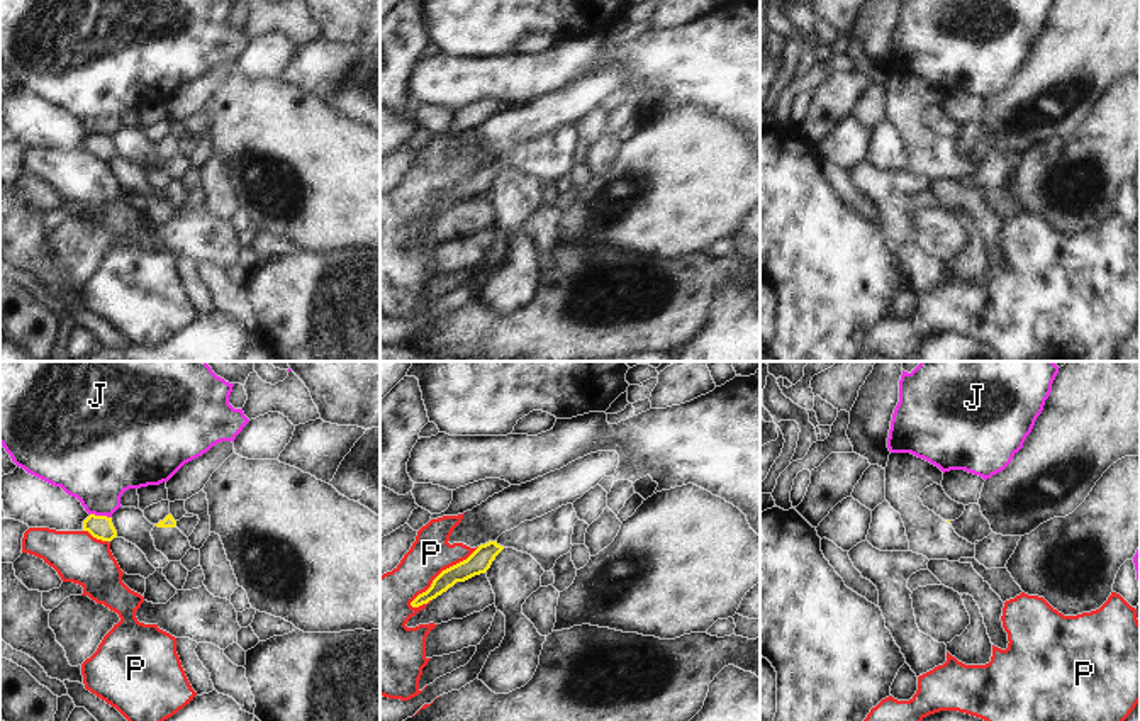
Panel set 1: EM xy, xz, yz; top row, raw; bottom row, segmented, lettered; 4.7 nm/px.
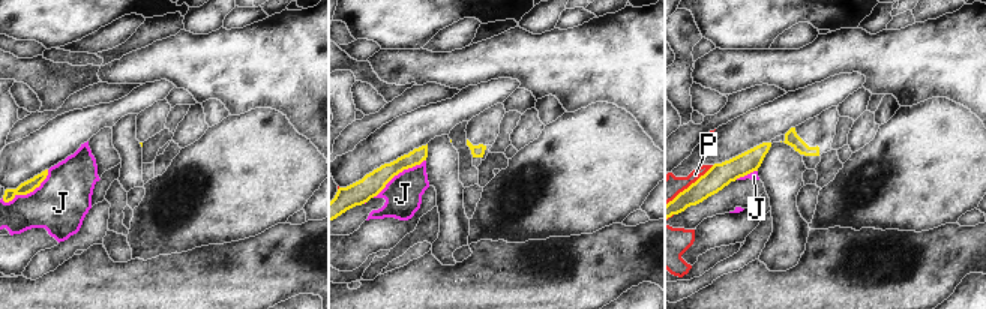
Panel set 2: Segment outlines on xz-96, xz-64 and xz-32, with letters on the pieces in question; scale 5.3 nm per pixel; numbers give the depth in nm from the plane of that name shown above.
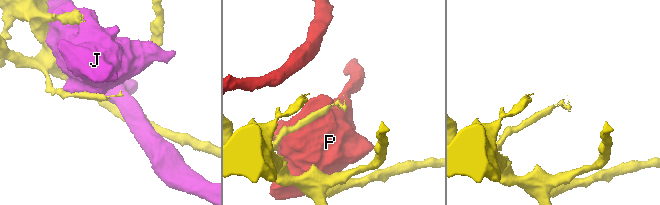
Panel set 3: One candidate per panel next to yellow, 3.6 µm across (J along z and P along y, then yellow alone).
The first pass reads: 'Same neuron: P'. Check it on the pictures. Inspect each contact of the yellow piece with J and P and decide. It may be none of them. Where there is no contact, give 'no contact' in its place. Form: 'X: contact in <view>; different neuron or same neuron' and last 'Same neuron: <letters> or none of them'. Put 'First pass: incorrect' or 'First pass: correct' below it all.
J: contact in xy; different neuron
P: contact in xz; different neuron
Same neuron: none of them
First pass: incorrect

